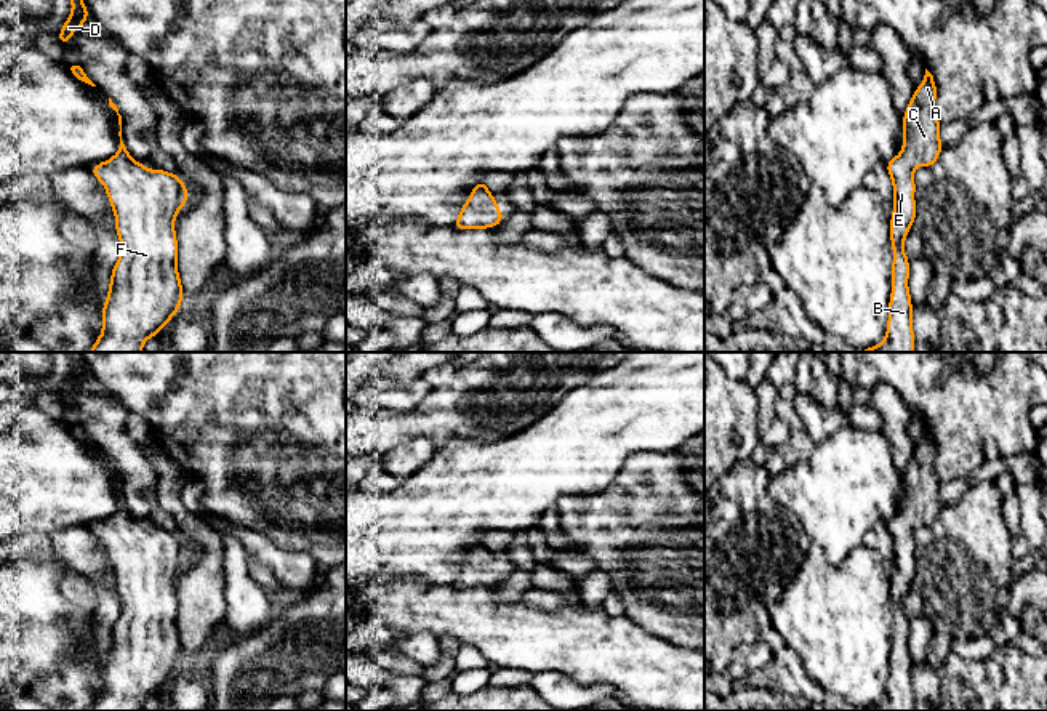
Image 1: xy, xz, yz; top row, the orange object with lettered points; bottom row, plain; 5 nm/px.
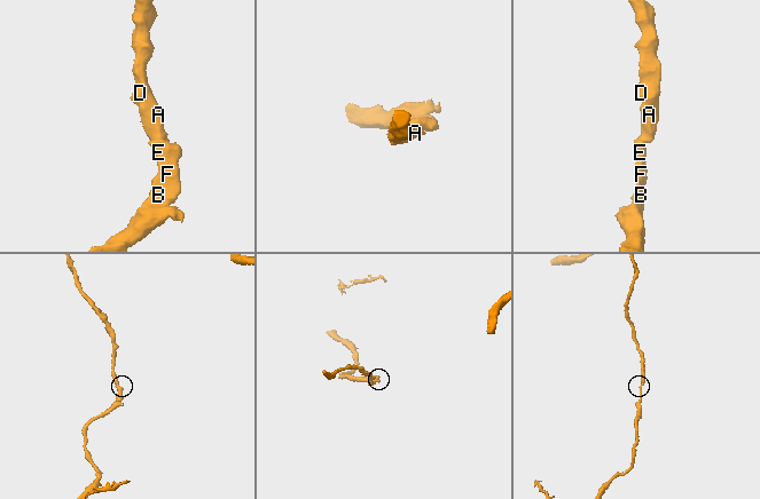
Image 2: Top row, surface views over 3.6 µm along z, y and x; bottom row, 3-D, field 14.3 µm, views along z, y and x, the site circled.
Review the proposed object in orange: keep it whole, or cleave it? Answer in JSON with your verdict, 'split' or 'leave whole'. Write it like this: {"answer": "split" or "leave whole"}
{"answer": "leave whole"}

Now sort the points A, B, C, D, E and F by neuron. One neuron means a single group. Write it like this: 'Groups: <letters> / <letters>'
Groups: A B C D E F

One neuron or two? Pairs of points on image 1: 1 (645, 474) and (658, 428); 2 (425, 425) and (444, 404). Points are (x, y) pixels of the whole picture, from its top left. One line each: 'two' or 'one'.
1: two
2: one

